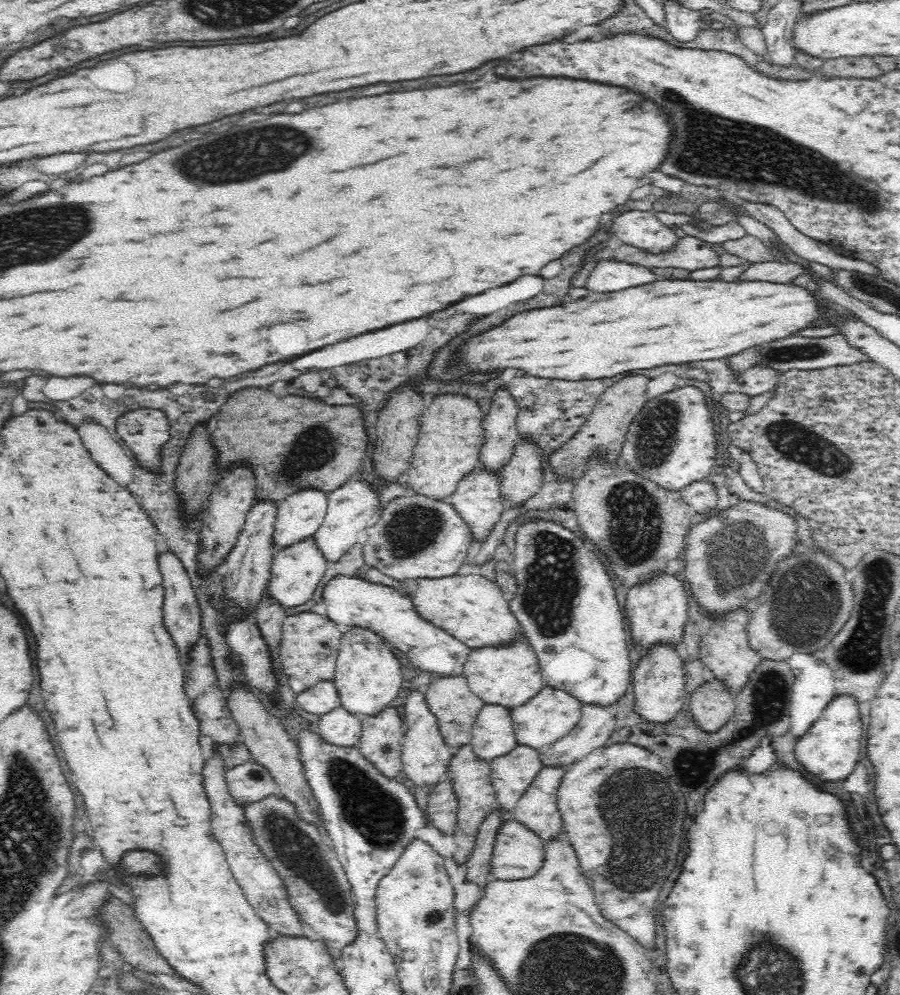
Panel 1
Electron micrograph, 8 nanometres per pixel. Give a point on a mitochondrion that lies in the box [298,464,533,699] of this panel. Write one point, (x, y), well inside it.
(411, 530)

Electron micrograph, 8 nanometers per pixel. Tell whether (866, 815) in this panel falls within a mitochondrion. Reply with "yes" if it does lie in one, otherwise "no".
no

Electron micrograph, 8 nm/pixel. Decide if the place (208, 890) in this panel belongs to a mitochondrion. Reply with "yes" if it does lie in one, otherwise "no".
no

